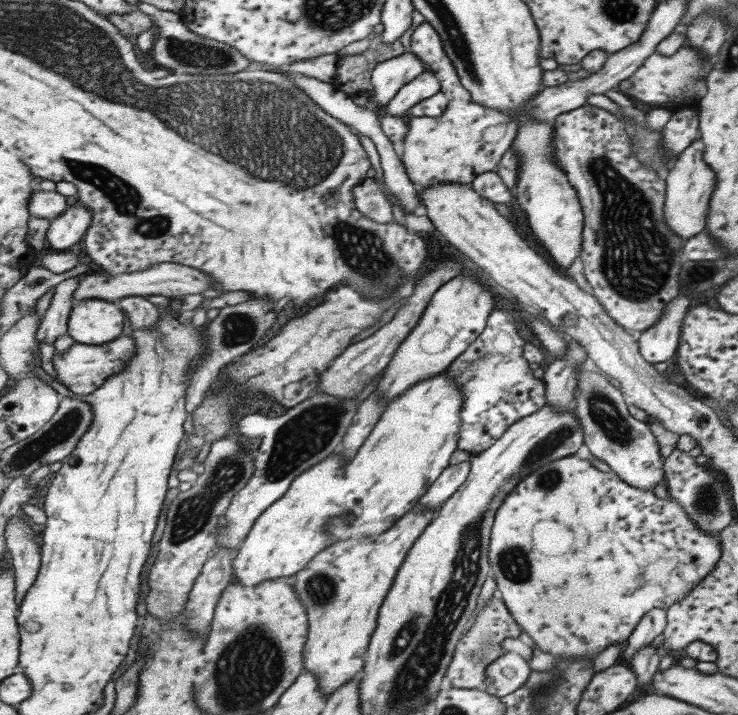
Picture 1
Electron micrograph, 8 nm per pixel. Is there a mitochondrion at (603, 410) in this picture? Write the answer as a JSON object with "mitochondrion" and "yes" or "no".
{"mitochondrion":"yes"}

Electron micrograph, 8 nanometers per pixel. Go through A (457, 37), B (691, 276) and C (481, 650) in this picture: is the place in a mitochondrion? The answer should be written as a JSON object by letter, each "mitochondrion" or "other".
{"A":"mitochondrion","B":"mitochondrion","C":"mitochondrion"}

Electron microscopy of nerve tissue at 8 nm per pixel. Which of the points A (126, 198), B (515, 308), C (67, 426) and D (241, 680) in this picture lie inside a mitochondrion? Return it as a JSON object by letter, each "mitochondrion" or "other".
{"A":"mitochondrion","B":"other","C":"mitochondrion","D":"mitochondrion"}

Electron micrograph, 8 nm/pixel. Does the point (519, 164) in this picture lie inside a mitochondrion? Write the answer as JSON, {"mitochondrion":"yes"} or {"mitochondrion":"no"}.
{"mitochondrion":"no"}

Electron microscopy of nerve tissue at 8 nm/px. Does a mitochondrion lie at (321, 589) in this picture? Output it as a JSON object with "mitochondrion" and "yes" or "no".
{"mitochondrion":"yes"}

